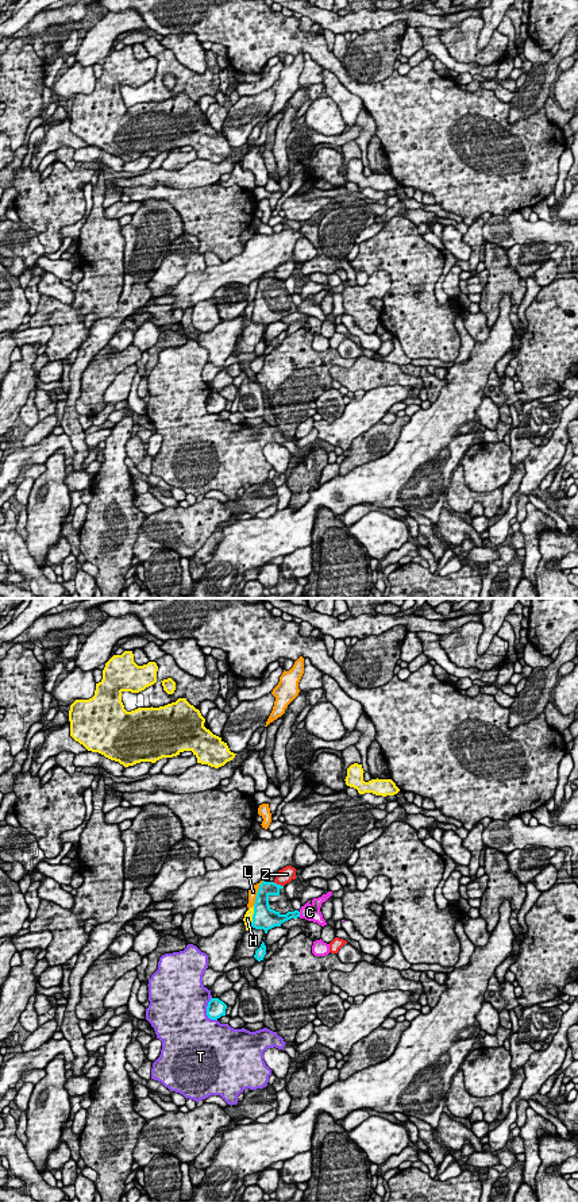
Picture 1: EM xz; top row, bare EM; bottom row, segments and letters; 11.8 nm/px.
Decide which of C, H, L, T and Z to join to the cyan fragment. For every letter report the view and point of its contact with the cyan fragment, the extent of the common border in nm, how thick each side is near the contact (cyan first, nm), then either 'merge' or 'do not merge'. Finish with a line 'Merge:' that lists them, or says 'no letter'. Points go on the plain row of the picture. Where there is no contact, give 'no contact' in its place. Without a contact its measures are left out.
C: xz (299, 309) | 70 nm | 130/190 nm | merge
H: xz (253, 312) | 260 nm | 280/100 nm | do not merge
L: xz (257, 288) | 340 nm | 220/100 nm | do not merge
T: xz (207, 405) | 300 nm | 220/480 nm | do not merge
Z: xz (278, 280) | 140 nm | 170/180 nm | do not merge
Merge: C

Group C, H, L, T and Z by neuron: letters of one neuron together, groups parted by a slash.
C / H / L / T / Z

